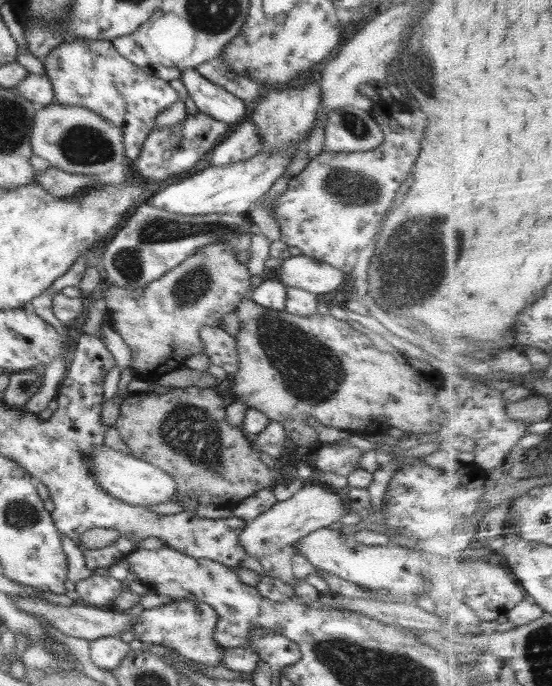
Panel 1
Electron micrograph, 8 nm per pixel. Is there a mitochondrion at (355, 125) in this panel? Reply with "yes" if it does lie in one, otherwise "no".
yes

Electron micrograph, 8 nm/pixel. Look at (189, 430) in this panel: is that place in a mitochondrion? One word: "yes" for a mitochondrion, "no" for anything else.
yes

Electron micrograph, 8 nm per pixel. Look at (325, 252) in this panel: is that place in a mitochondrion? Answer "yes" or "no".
no

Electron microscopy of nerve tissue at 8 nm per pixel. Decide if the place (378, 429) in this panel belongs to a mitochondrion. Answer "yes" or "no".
no

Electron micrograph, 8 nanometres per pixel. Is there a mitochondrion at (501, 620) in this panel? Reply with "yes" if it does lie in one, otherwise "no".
no

